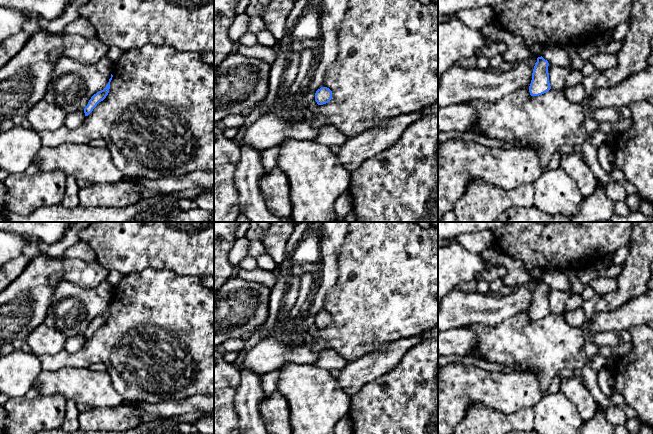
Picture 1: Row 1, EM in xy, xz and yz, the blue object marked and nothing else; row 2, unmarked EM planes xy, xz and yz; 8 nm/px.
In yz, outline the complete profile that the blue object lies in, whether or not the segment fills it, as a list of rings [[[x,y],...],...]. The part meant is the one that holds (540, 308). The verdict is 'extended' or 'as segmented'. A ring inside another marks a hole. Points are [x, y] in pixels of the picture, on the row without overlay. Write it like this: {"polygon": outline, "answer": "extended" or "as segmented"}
{"polygon": [[[542,280],[537,282],[537,286],[535,287],[532,297],[531,308],[529,310],[531,320],[542,319],[551,313],[548,290],[548,285]]], "answer": "as segmented"}

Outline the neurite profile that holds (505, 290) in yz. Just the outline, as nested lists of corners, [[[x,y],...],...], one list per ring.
[[[503,285],[498,292],[488,291],[486,294],[488,296],[501,297],[516,291],[518,288],[519,288],[519,285],[513,285],[513,286]]]

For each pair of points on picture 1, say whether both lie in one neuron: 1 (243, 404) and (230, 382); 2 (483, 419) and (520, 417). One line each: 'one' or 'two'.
1: two
2: one

